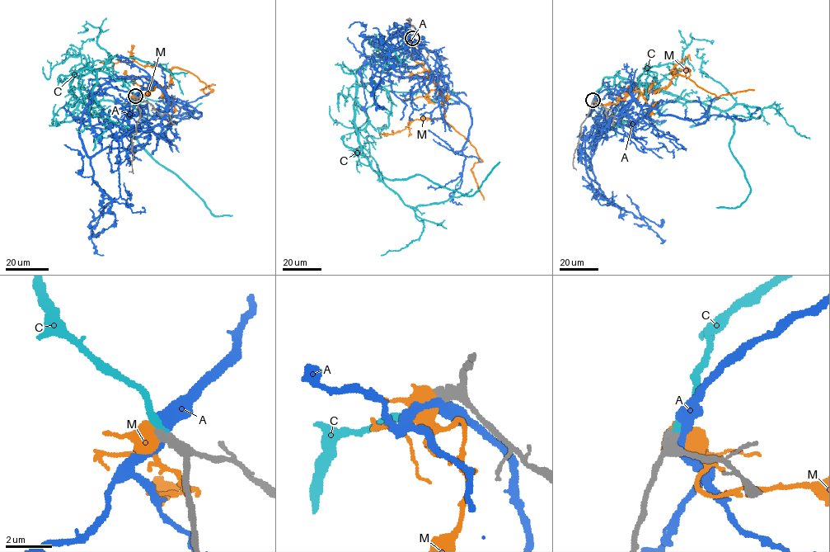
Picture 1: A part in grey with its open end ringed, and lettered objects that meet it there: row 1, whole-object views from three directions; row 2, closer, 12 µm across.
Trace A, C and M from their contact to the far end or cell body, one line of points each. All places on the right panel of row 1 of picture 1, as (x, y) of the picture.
A: (593, 100), (607, 88), (630, 92), (602, 132), (585, 139), (586, 173), (660, 242)
C: (593, 100), (616, 75), (724, 110), (733, 122), (729, 148), (750, 193), (738, 206), (716, 207)
M: (593, 100), (597, 106), (611, 104), (638, 90), (659, 90), (677, 74), (718, 98), (754, 90)

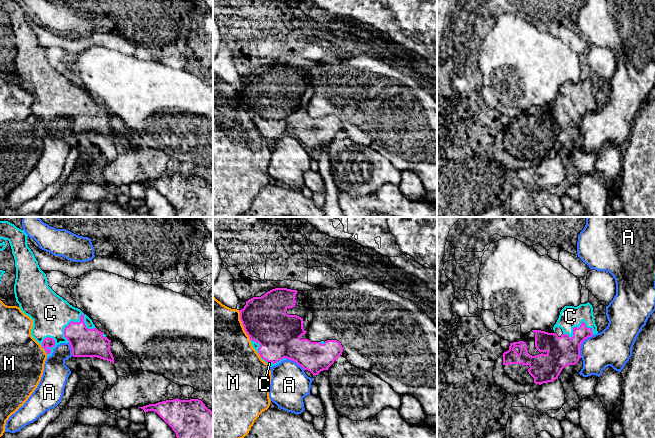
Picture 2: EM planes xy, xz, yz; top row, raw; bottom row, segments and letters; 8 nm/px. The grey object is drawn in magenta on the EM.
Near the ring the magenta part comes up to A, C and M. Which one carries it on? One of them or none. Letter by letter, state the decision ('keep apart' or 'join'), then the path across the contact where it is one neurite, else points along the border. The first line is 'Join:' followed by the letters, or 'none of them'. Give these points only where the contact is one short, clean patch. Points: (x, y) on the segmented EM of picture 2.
Join: C
A: keep apart; border yz (593, 335), (582, 342), (580, 357)
C: join
M: keep apart

